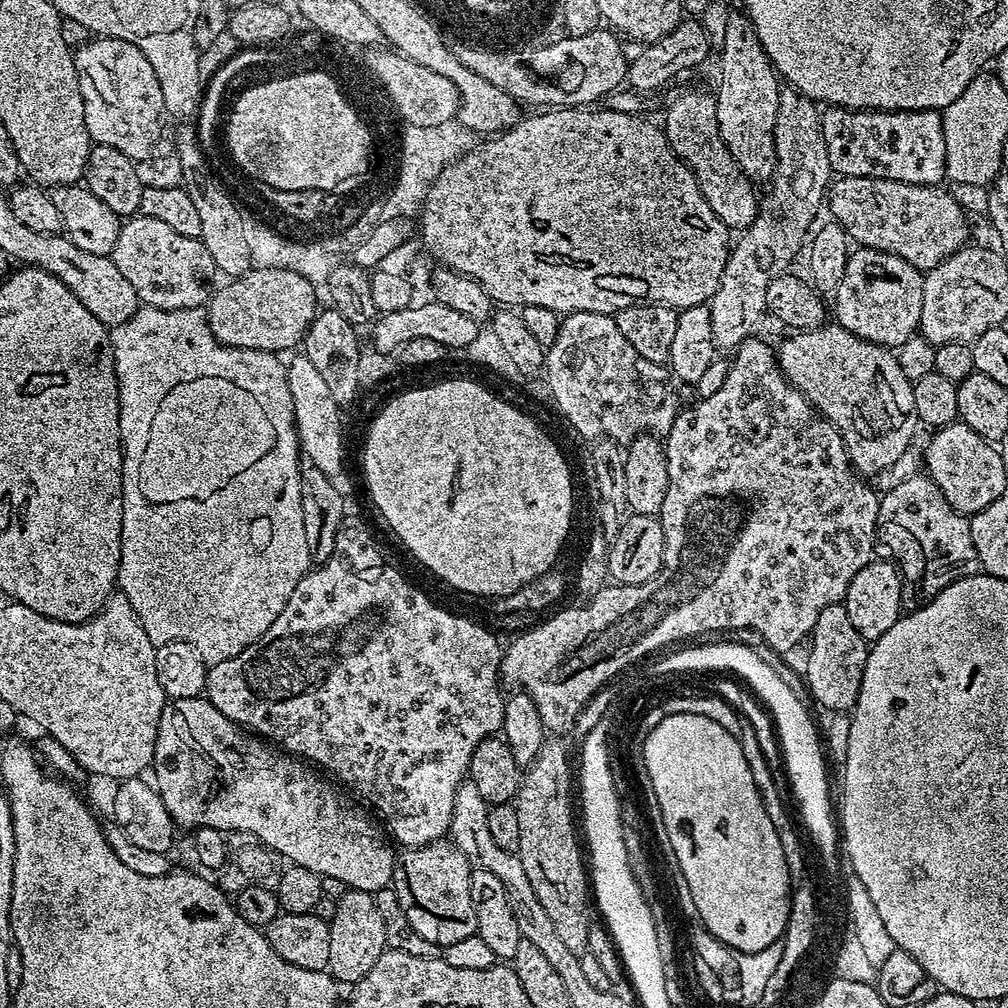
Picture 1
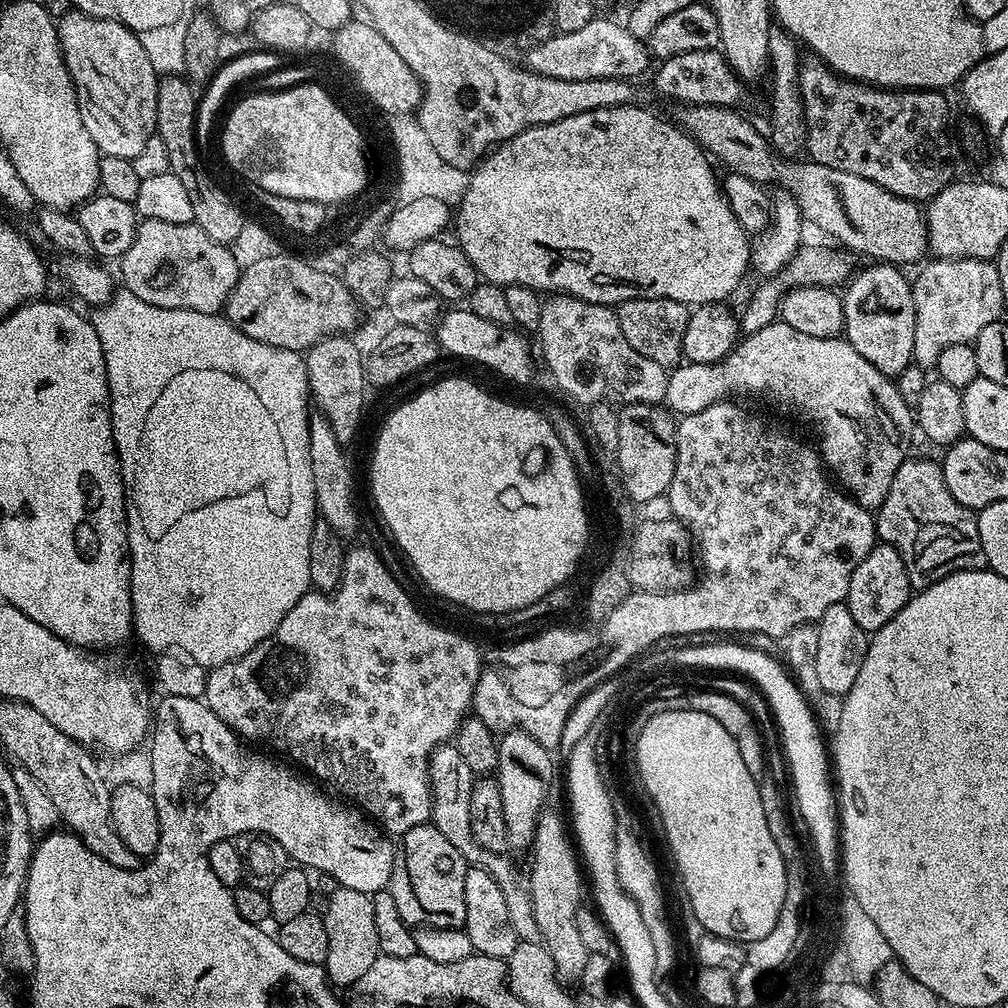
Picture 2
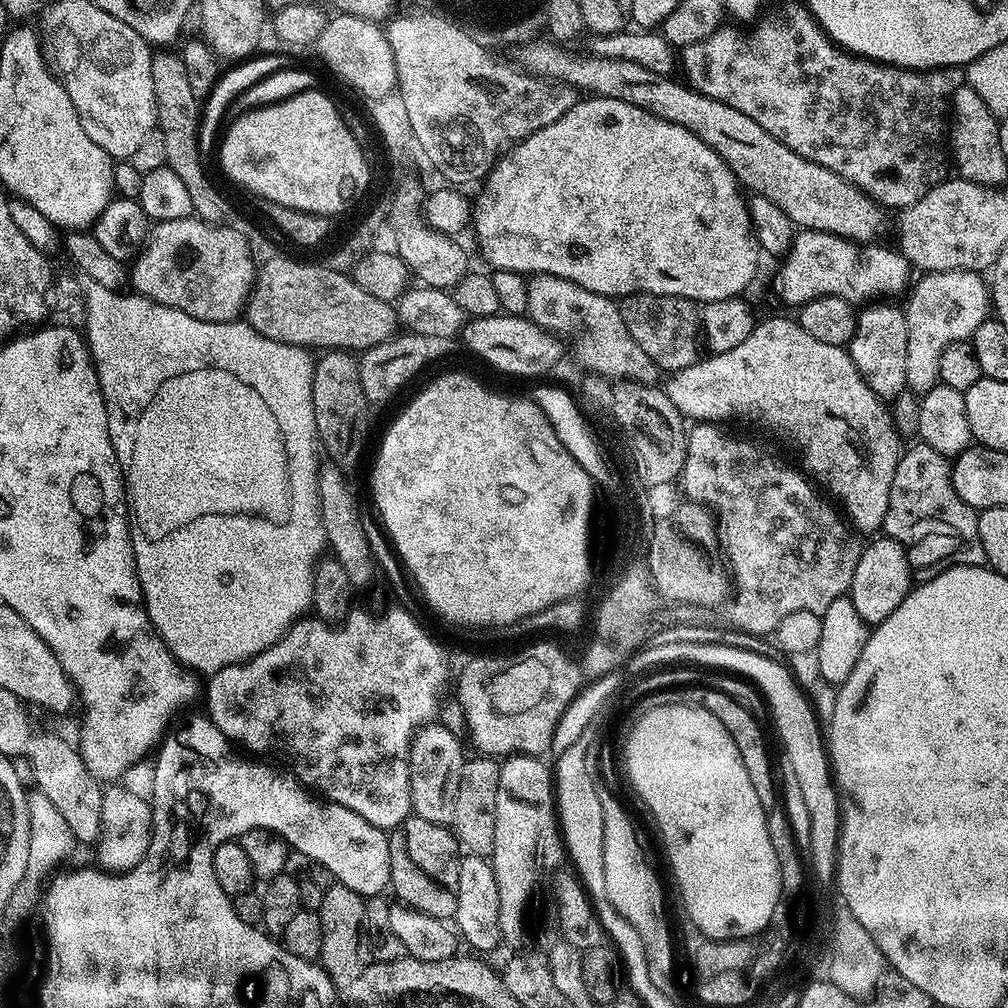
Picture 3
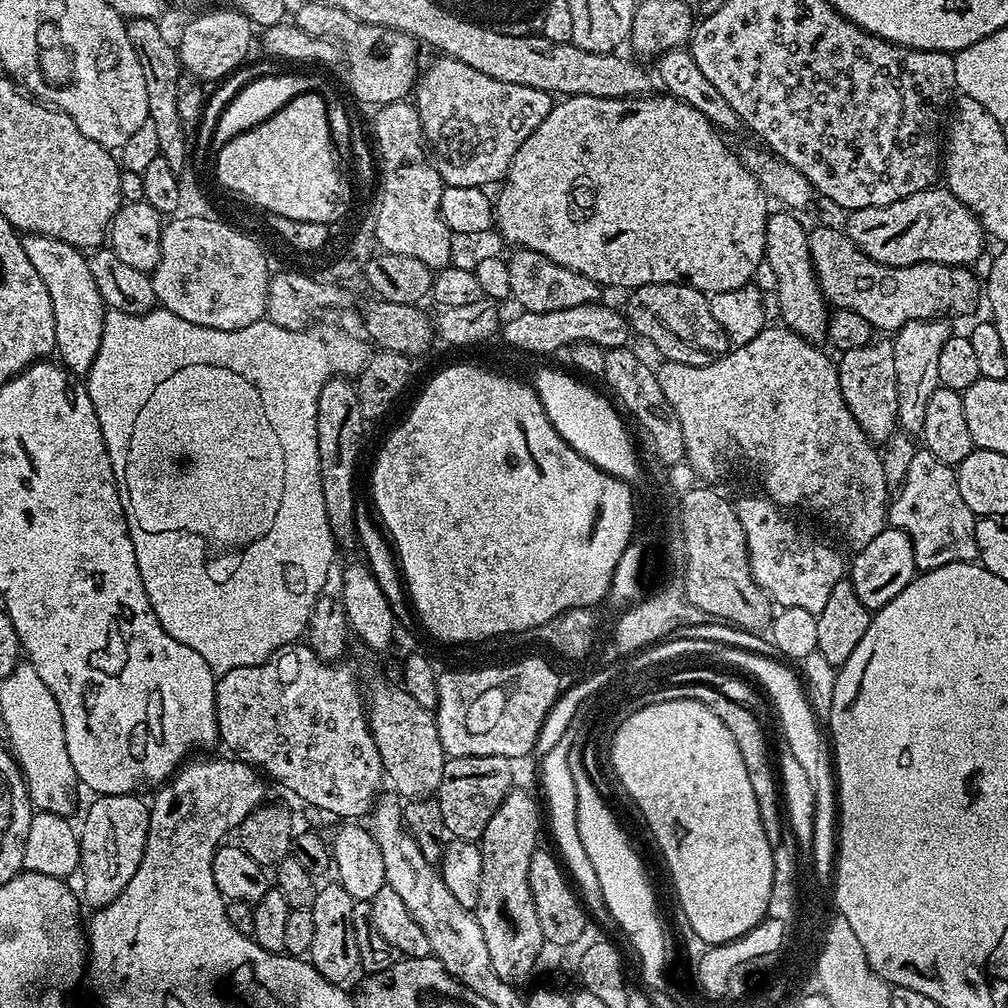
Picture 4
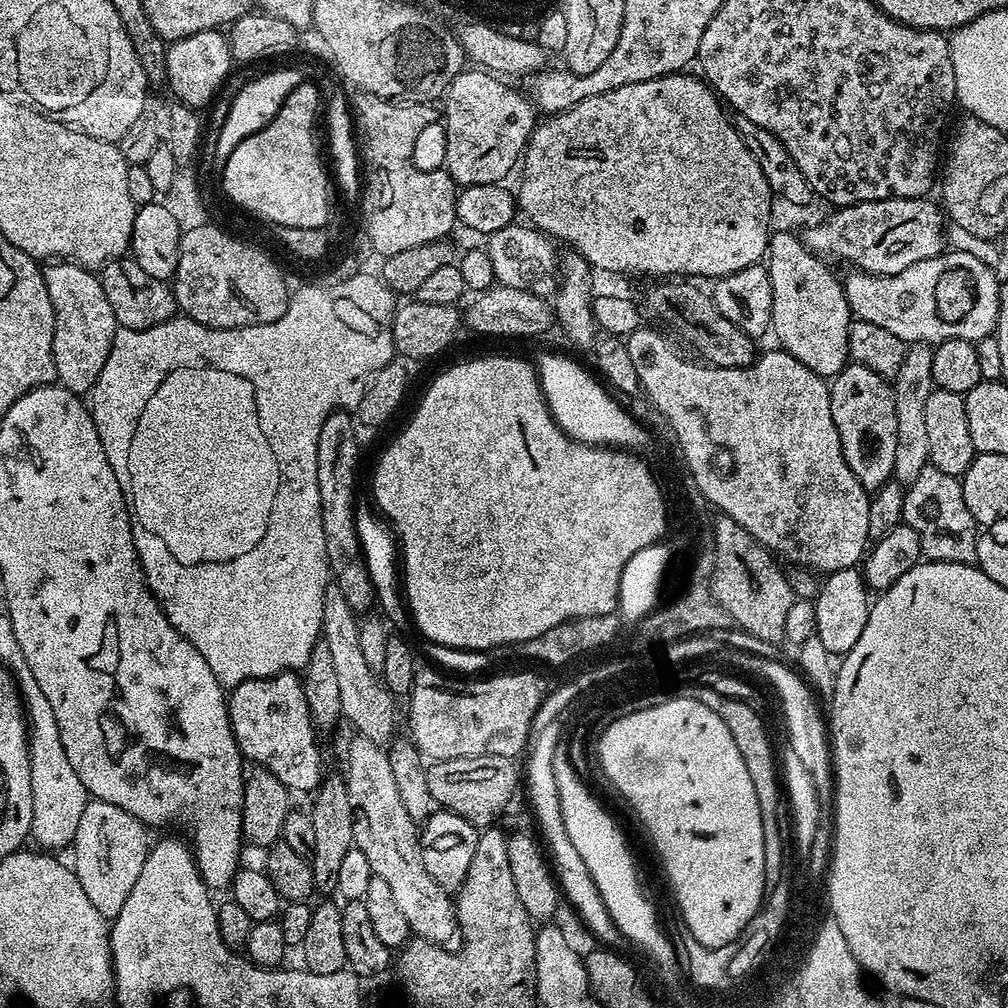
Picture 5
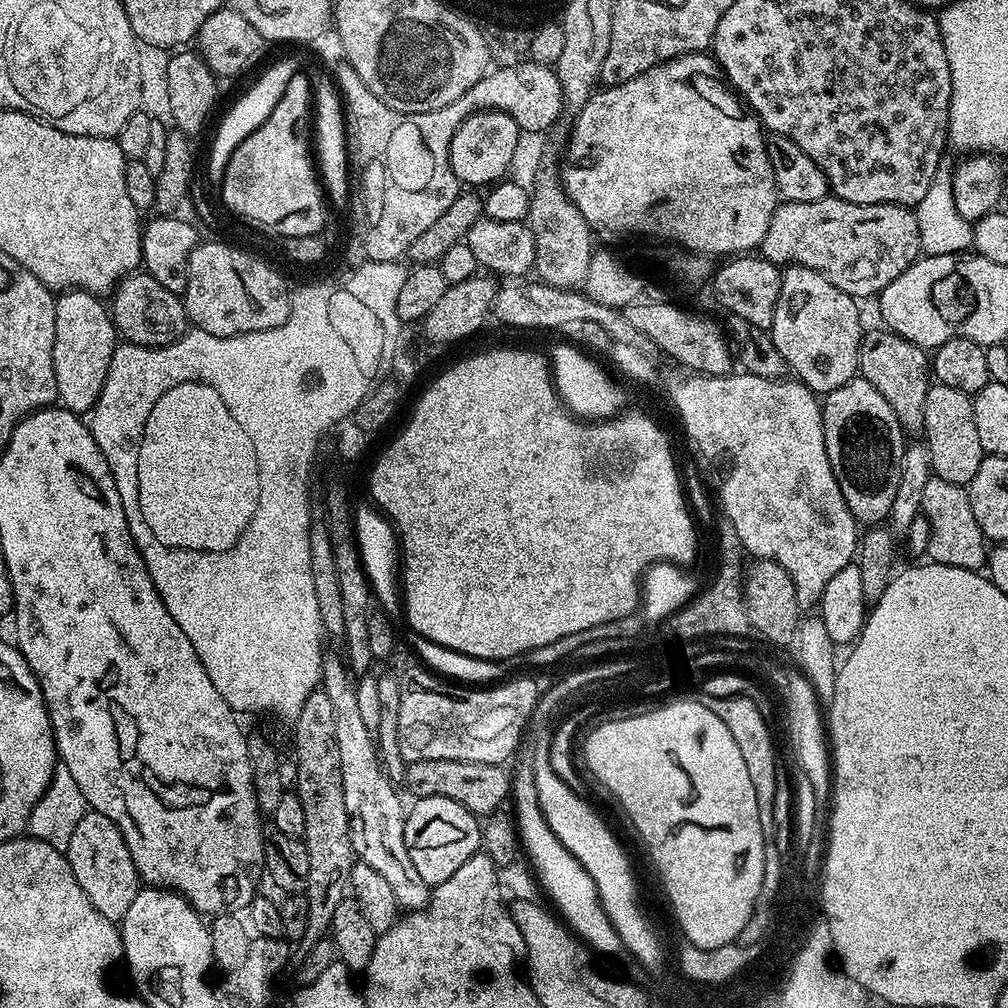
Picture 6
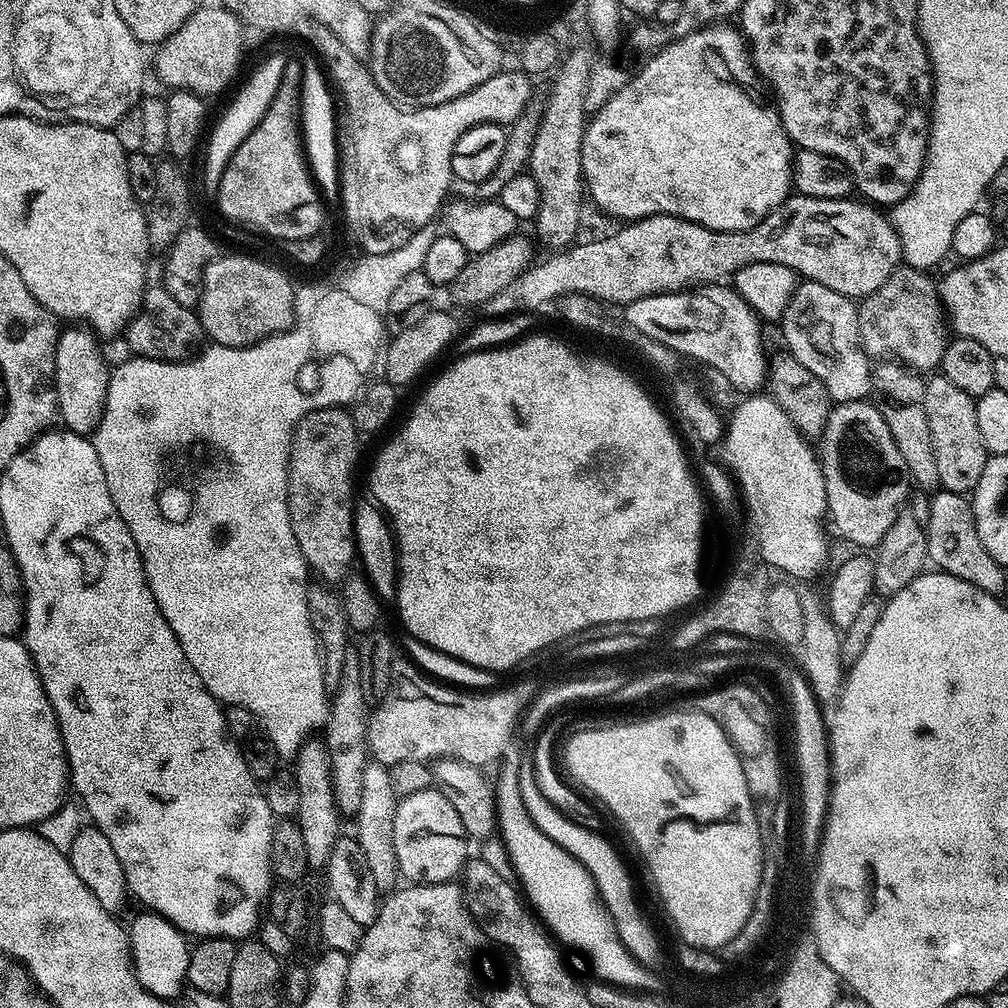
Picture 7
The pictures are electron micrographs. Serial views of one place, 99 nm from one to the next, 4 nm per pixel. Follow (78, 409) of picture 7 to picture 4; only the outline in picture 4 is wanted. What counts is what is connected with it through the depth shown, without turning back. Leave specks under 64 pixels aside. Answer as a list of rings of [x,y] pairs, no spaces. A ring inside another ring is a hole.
[[[29,232],[20,236],[22,250],[30,258],[38,278],[46,285],[50,294],[50,306],[54,306],[54,326],[56,327],[55,355],[73,376],[87,377],[94,358],[98,358],[98,346],[102,346],[102,326],[106,305],[98,286],[94,286],[94,274],[90,274],[88,256],[70,242],[50,238],[46,234]]]

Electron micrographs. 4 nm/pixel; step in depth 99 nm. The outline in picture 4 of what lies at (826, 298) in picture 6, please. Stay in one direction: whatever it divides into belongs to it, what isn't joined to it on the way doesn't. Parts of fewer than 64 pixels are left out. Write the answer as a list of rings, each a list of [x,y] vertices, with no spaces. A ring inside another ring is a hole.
[[[788,210],[773,211],[766,222],[766,268],[776,275],[776,304],[780,307],[783,327],[789,328],[803,340],[820,342],[828,334],[830,305],[820,291],[816,271],[812,269],[812,255],[808,245],[809,229],[799,220],[799,215]]]

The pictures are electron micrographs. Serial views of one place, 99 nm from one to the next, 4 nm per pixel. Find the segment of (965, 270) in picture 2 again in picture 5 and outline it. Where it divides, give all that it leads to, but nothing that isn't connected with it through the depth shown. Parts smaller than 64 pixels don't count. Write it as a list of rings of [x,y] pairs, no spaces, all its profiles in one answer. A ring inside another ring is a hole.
[[[922,343],[911,345],[905,351],[904,361],[894,373],[892,389],[898,418],[898,450],[894,454],[894,473],[897,477],[911,478],[922,474],[922,470],[929,467],[930,438],[926,434],[926,398],[930,398],[933,387],[932,348]]]

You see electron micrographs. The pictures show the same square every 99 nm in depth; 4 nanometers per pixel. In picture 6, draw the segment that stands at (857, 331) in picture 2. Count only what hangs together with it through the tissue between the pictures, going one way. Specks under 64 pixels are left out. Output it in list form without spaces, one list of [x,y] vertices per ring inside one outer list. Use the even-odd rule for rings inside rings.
[[[857,378],[846,382],[846,386],[838,386],[838,390],[827,393],[822,400],[822,419],[824,422],[824,453],[832,467],[834,478],[840,487],[842,498],[851,510],[852,516],[864,526],[876,526],[889,519],[894,494],[896,493],[896,480],[898,460],[892,457],[892,443],[896,436],[892,432],[901,431],[900,423],[896,420],[894,410],[870,382]]]

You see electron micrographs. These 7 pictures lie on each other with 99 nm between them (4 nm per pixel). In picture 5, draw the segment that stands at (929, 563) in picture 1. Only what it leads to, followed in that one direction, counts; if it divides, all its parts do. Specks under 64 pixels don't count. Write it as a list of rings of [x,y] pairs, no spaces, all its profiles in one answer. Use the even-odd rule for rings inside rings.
[[[929,466],[922,470],[922,474],[911,477],[907,485],[902,520],[912,527],[914,534],[918,534],[920,555],[925,561],[976,563],[978,525],[970,510],[966,510],[966,498],[960,482],[961,477],[942,474],[942,470]]]

